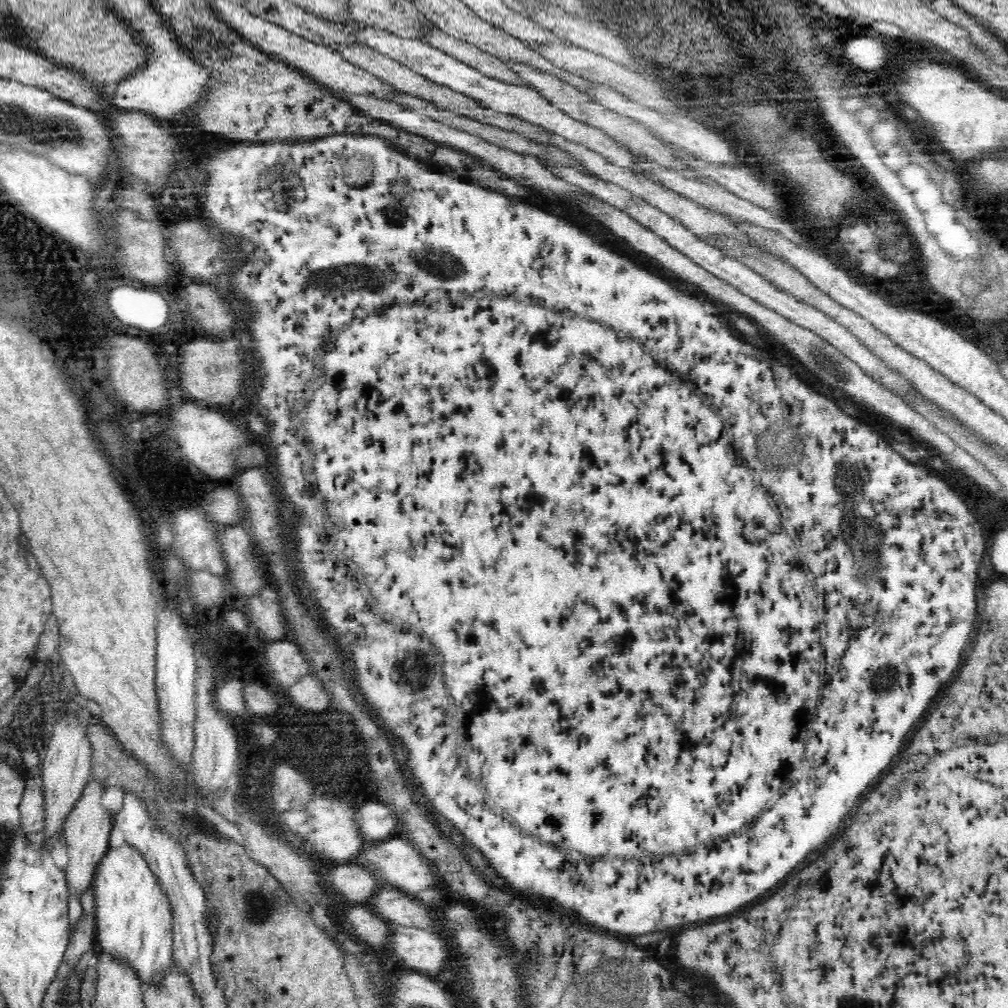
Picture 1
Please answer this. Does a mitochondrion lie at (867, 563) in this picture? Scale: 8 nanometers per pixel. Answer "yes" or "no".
yes

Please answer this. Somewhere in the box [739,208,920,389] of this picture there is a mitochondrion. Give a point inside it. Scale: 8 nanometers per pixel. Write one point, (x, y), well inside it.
(828, 362)

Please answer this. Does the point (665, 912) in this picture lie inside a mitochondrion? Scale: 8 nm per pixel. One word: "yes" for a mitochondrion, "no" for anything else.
no

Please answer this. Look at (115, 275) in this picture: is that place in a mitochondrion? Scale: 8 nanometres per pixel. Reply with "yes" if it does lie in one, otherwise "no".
no

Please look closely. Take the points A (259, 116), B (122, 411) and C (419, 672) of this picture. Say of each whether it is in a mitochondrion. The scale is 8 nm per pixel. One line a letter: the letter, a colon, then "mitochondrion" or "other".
A: other
B: other
C: mitochondrion

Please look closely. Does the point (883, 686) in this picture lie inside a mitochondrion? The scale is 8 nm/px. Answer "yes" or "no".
yes

